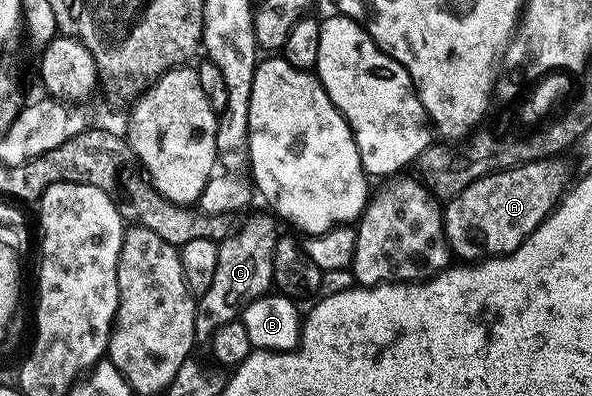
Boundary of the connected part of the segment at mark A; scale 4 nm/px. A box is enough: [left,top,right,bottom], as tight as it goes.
[443,156,572,260]

